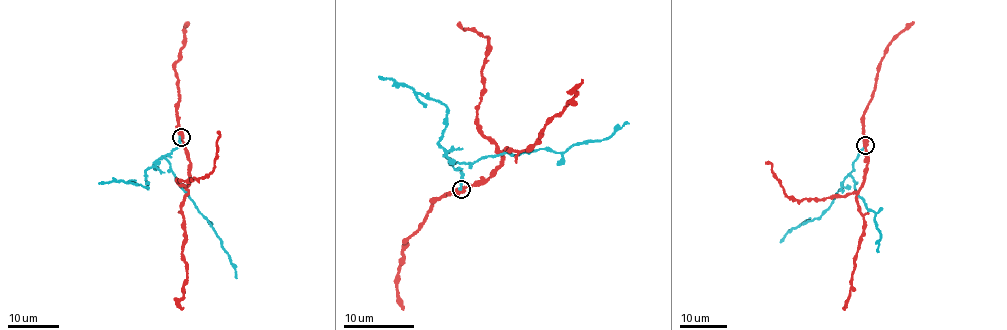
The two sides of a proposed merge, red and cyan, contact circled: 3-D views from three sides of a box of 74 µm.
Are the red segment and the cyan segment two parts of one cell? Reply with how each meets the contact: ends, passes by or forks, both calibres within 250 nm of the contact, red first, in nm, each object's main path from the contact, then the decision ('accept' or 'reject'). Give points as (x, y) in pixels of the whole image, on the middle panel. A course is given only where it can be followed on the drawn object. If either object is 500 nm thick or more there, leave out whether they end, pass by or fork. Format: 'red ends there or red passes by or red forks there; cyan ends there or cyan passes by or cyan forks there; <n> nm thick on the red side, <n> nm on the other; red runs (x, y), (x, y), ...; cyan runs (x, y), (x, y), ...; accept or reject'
red passes by; cyan ends there; 460 nm thick on the red side, 260 nm on the other; red runs (462, 188), (496, 172), (503, 163), (506, 149), (524, 150), (537, 142), (545, 125), (578, 95), (582, 80); cyan runs (460, 188), (463, 178), (454, 163), (546, 148), (563, 152), (575, 144), (603, 140), (629, 122); reject

